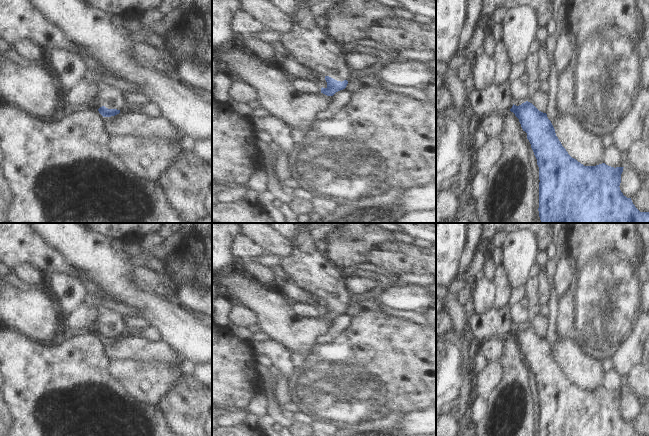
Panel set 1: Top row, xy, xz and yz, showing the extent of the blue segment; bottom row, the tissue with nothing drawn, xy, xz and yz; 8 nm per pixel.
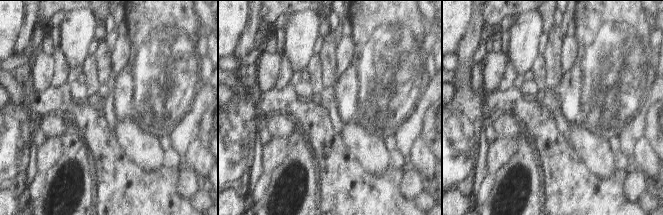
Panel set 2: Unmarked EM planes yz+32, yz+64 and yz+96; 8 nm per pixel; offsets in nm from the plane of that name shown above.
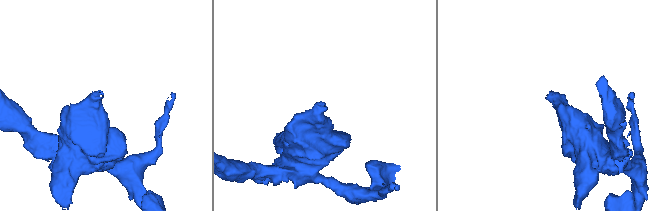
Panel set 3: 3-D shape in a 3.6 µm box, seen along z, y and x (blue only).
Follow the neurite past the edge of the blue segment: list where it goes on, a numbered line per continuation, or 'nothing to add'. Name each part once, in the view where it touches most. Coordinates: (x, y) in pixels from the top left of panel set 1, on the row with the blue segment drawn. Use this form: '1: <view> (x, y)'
1: xz (306, 43)

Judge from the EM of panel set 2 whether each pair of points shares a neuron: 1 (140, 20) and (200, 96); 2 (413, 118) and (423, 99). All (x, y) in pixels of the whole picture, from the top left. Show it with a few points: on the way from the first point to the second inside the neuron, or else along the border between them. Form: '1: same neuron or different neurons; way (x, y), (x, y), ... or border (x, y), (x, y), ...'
1: different neurons; border (204, 85), (193, 92)
2: same neuron; way (418, 113), (423, 104)

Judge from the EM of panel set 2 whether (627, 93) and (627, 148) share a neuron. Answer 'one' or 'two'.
two

